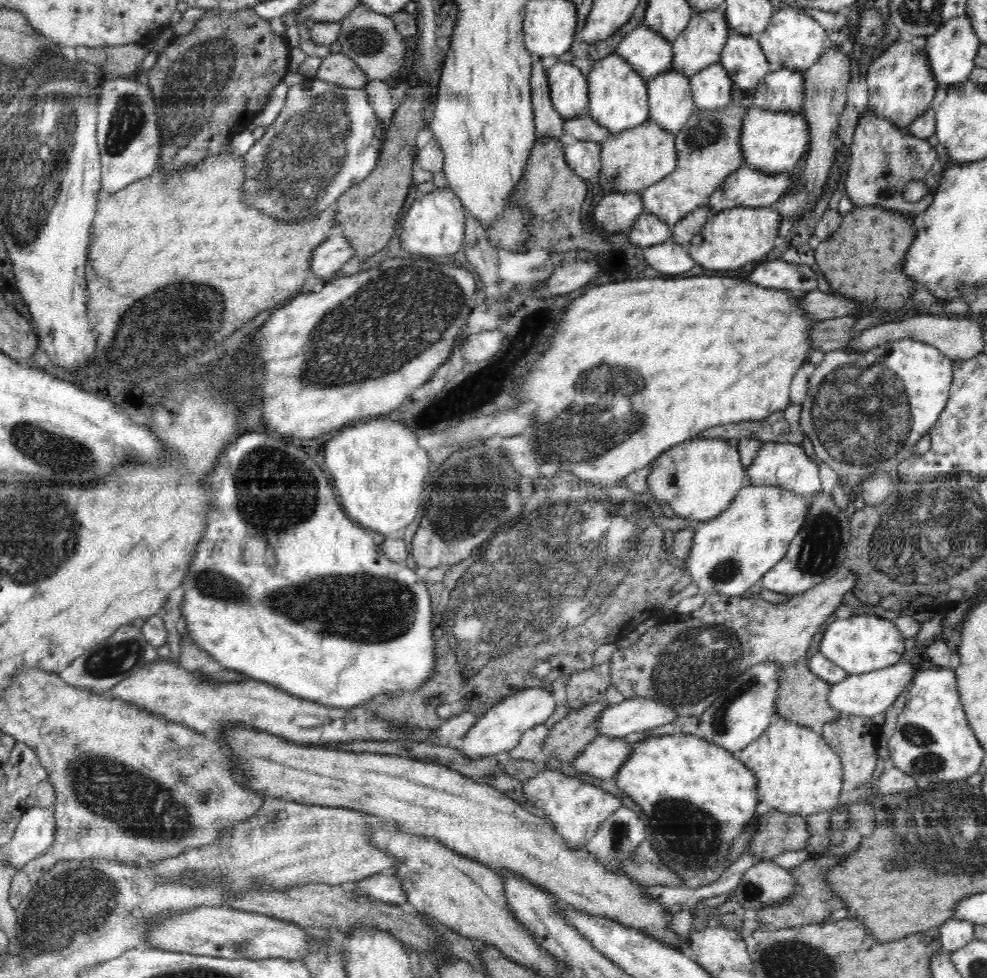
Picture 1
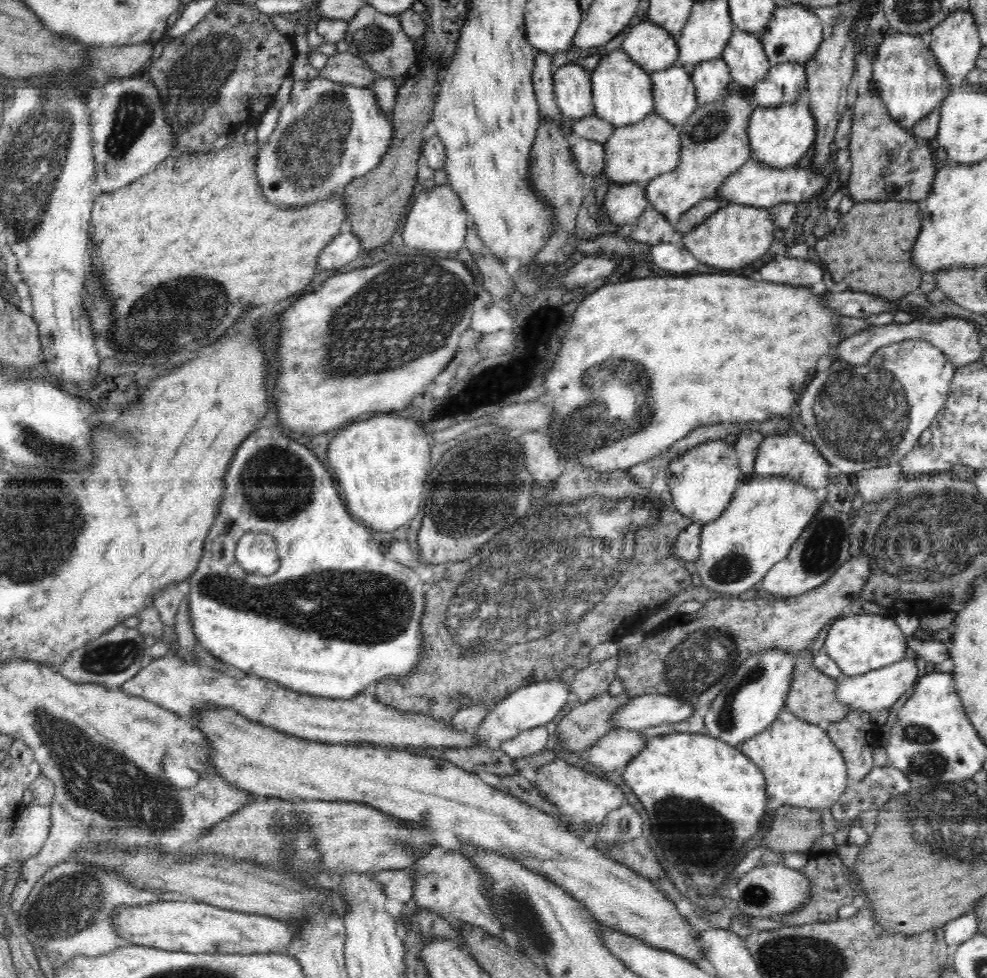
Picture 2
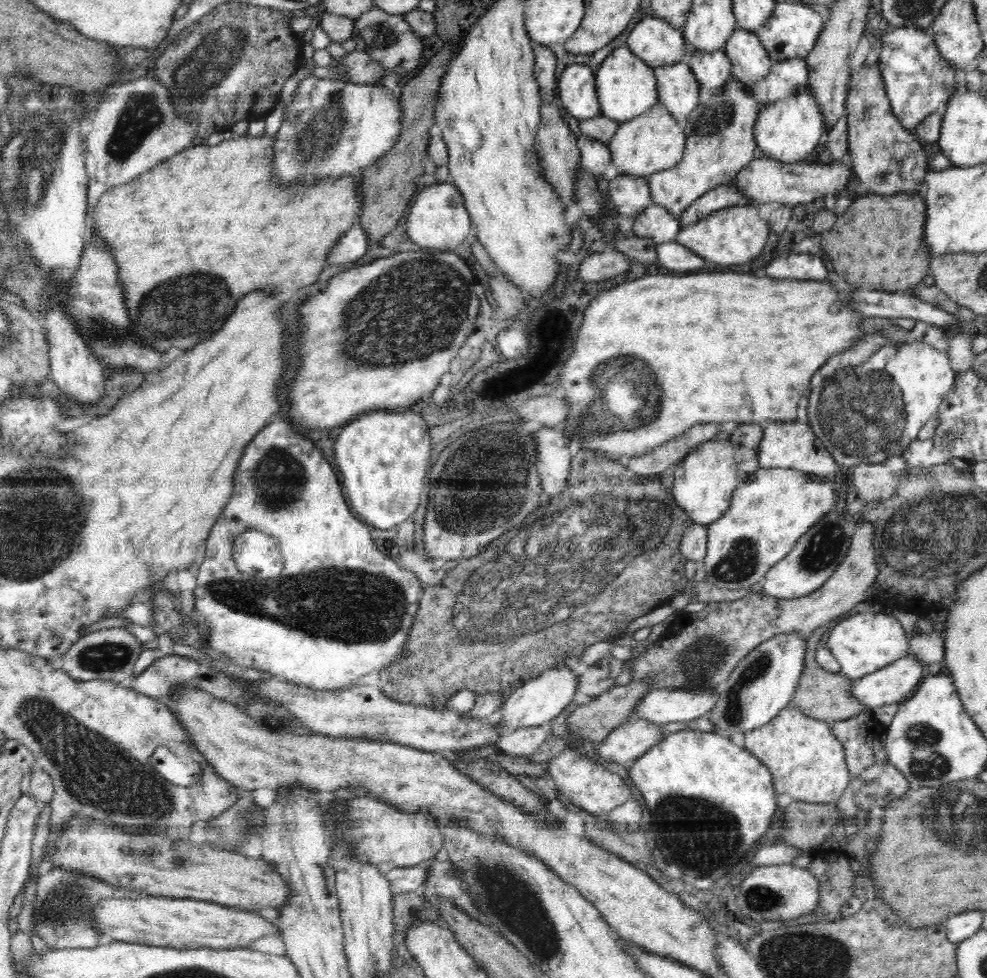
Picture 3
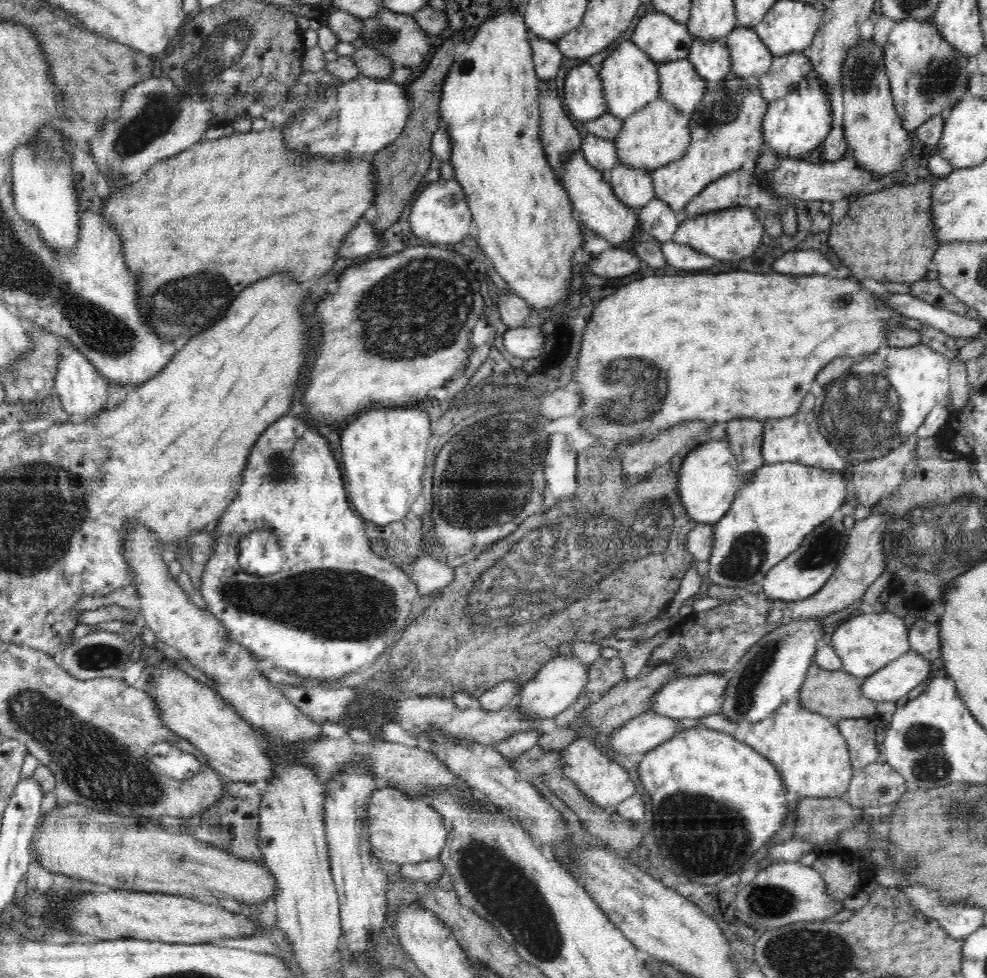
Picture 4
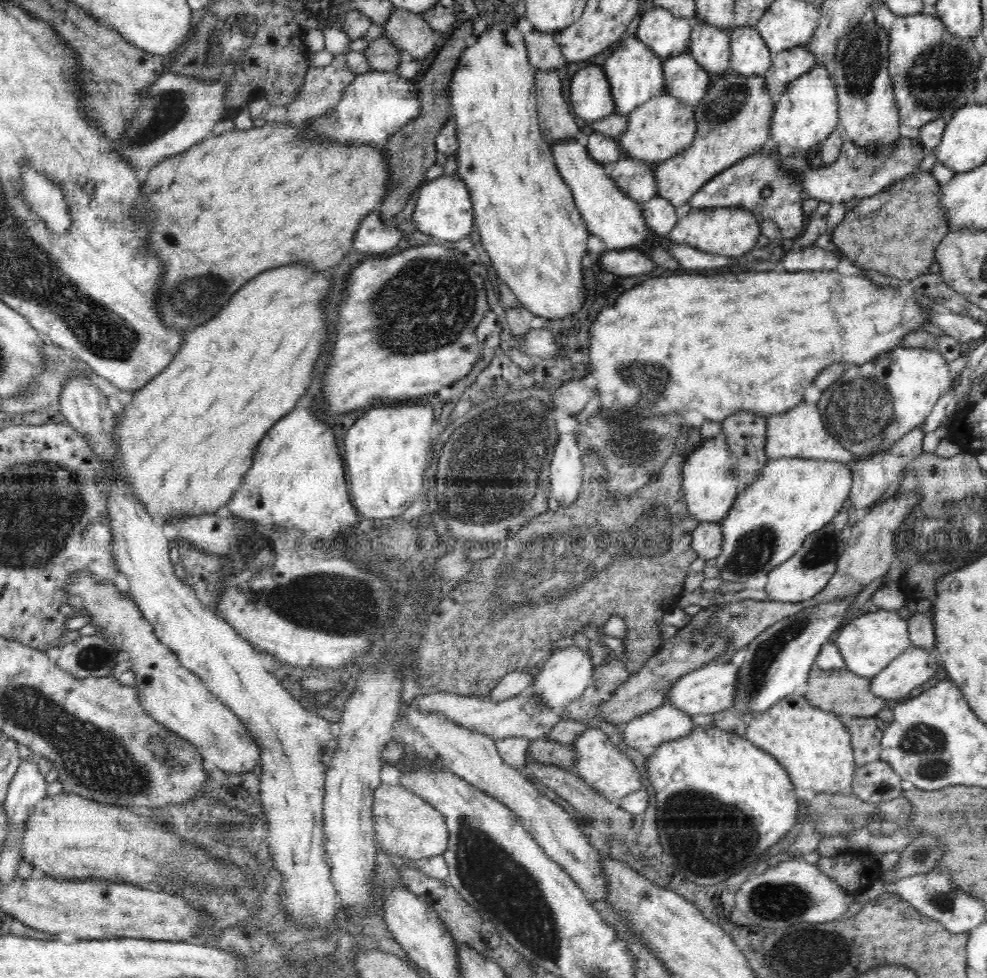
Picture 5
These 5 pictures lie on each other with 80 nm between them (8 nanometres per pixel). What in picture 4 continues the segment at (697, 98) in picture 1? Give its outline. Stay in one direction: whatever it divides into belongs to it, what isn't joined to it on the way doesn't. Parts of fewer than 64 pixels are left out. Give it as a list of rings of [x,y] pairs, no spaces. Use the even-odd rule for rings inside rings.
[[[692,40],[687,58],[707,82],[716,83],[731,72],[731,56],[725,40]]]

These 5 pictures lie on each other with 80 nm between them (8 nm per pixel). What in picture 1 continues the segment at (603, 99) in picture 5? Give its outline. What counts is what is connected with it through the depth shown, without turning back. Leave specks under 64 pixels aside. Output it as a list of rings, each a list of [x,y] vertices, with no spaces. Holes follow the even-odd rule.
[[[551,60],[547,70],[551,101],[567,119],[582,116],[589,103],[587,76],[573,64]]]

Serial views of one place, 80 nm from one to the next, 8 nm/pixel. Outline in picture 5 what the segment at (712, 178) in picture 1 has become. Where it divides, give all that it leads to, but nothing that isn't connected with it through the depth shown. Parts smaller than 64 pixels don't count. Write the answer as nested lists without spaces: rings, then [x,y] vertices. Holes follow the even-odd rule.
[[[724,70],[722,74],[711,79],[704,98],[695,108],[696,136],[692,144],[684,149],[684,152],[664,160],[655,166],[655,181],[657,197],[671,202],[678,208],[692,199],[696,192],[716,174],[720,174],[726,168],[734,166],[738,160],[752,156],[768,140],[770,121],[774,112],[776,99],[768,94],[764,75],[742,75],[732,70]]]

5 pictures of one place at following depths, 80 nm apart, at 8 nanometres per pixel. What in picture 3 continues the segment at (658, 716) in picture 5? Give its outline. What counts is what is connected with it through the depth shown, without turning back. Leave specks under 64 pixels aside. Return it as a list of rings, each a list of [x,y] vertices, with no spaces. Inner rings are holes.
[[[635,721],[612,729],[596,748],[598,762],[626,765],[634,762],[664,738],[663,727],[648,721]]]

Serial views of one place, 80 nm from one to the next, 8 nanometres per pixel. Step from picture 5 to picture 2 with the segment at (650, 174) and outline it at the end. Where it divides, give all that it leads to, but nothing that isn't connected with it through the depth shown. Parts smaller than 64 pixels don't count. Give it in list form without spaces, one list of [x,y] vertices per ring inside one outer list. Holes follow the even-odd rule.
[[[612,184],[605,197],[600,213],[611,229],[634,223],[650,207],[640,184]]]

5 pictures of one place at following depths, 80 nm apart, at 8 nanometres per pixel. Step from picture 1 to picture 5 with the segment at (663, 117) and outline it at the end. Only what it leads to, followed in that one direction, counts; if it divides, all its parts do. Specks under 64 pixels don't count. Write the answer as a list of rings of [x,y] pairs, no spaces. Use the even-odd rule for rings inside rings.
[[[690,51],[670,55],[662,66],[664,93],[696,108],[696,104],[704,98],[712,76],[693,59]]]

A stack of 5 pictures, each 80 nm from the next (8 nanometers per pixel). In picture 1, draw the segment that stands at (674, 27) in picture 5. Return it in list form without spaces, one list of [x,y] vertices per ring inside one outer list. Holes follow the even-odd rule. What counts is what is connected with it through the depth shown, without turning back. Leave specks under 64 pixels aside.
[[[645,25],[638,26],[638,28],[634,28],[632,32],[628,33],[620,41],[614,53],[631,64],[634,72],[637,72],[646,81],[668,71],[673,59],[671,43]]]

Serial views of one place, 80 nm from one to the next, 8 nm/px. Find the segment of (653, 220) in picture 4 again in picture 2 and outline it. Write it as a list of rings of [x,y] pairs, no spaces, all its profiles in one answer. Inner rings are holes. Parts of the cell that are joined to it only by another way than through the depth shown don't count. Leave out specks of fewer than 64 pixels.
[[[649,207],[635,222],[632,240],[636,243],[655,245],[662,242],[673,243],[678,239],[674,231],[676,224],[670,223],[662,213]]]

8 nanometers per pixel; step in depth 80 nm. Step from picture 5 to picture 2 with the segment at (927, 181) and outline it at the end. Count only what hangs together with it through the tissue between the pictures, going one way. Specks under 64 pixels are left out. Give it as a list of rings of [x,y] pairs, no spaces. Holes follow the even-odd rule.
[[[866,201],[855,206],[840,218],[840,223],[826,237],[815,244],[819,261],[828,270],[834,282],[845,282],[850,292],[867,292],[886,302],[899,302],[906,294],[920,286],[924,273],[912,263],[912,247],[918,240],[921,205],[908,201]]]

